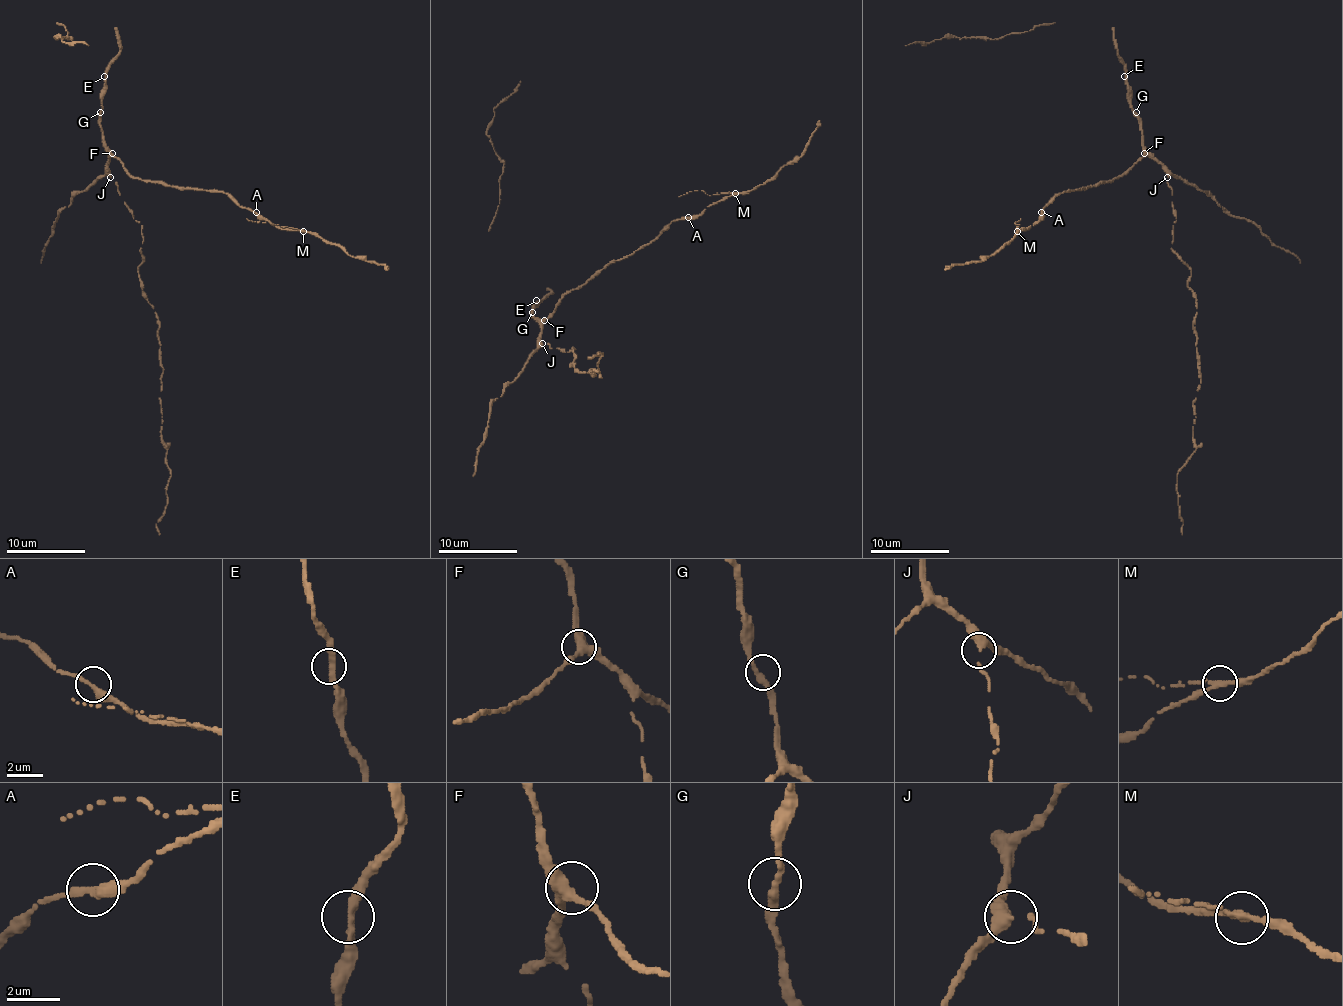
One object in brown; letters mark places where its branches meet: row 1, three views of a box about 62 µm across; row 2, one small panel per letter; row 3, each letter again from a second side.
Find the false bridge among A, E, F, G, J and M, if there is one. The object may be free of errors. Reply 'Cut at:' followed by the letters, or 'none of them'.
Cut at: none of them

